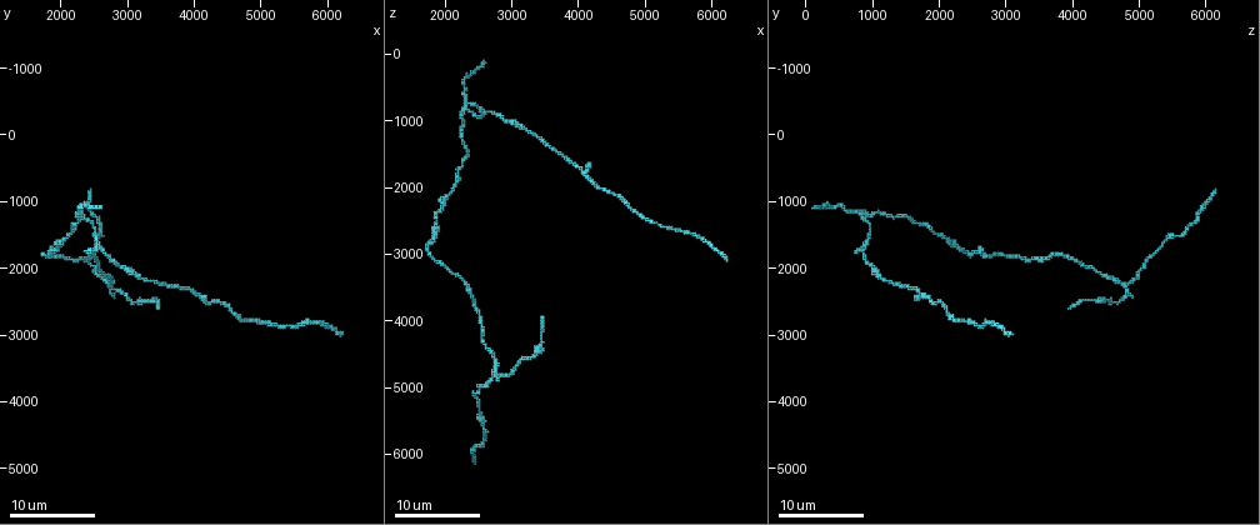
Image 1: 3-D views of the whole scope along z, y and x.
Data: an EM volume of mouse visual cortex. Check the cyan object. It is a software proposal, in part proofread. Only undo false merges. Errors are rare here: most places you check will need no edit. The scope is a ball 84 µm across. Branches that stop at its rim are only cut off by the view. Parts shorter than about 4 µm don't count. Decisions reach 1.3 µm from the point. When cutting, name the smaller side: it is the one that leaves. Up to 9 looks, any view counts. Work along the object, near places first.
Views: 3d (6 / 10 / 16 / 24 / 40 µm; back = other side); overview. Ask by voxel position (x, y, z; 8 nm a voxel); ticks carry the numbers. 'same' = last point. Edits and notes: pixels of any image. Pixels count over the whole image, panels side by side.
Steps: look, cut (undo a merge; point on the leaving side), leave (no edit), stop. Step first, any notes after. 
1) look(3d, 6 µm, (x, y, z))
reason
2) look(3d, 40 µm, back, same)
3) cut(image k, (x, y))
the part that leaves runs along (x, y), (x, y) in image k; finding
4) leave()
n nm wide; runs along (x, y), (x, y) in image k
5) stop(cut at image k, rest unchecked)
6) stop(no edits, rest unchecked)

look(3d, 6 µm, (2000, 1650, 2250))
calibre changes

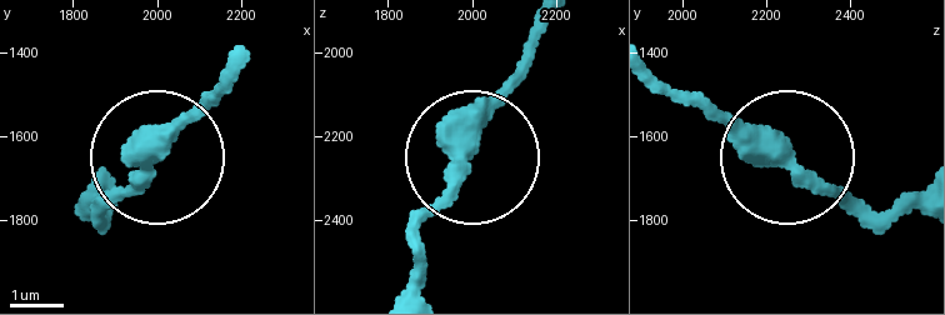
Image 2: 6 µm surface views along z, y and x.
look(3d, 6 µm, back, (1970, 1650, 2250))

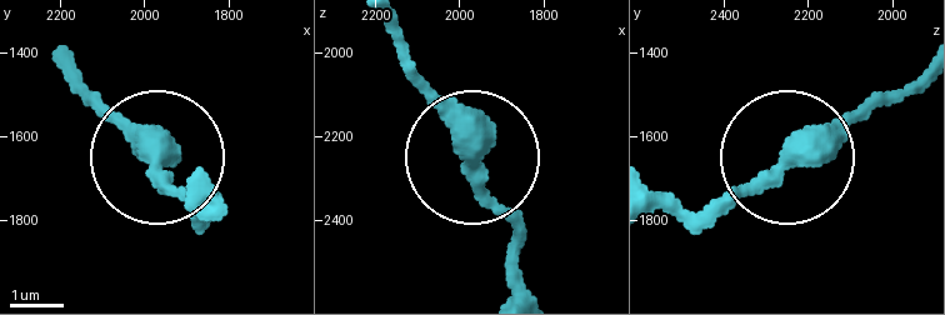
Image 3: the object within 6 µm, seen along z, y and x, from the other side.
leave()
runs along (390, 20), (409, 74), (520, 244) in image 3; continuous, no second neuron

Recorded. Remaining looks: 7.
look(3d, 10 µm, (2650, 1750, 850))
two arms in line, one across

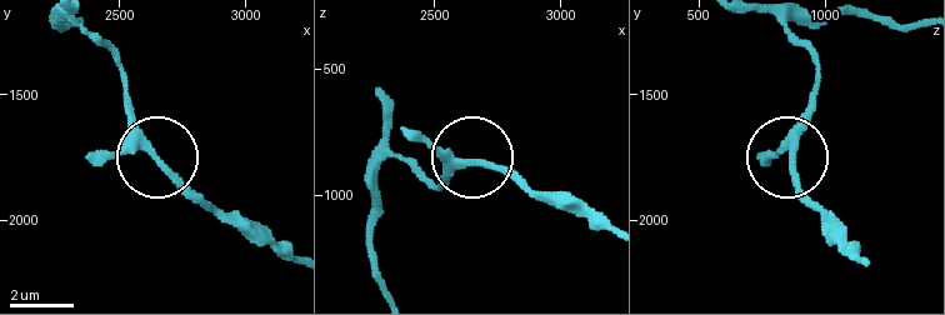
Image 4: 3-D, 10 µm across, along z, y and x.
leave()
3 arms; one neuron here

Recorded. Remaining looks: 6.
look(3d, 6 µm, (2300, 1200, 850))
two arms in line, one across

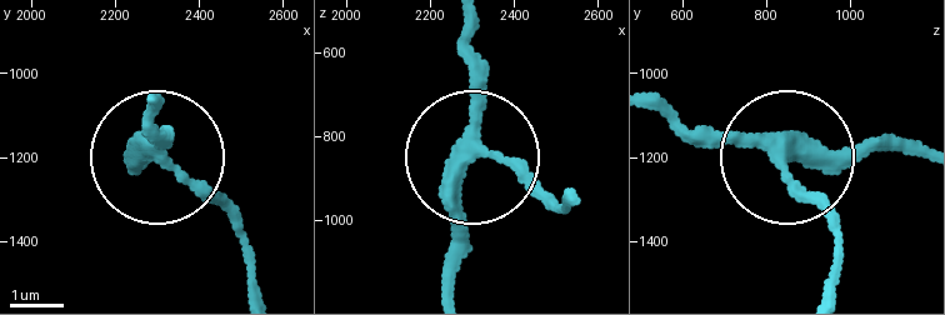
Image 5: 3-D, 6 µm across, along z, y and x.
leave()
280 nm wide; all the same neuron

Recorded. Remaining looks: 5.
look(3d, 6 µm, (2750, 2300, 4750))

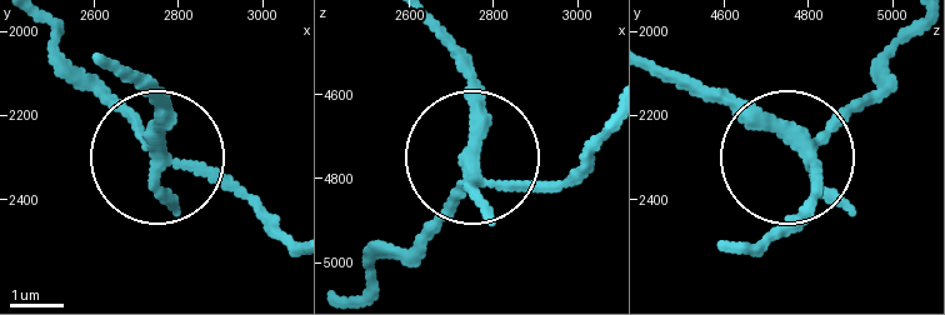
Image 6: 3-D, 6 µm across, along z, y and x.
cut(image 6, (109, 101))
4 arms; the part that leaves runs along (153, 148), (54, 31) in image 6; two neurons meet here

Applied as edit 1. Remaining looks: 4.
stop(cut at image 6, rest unchecked)

